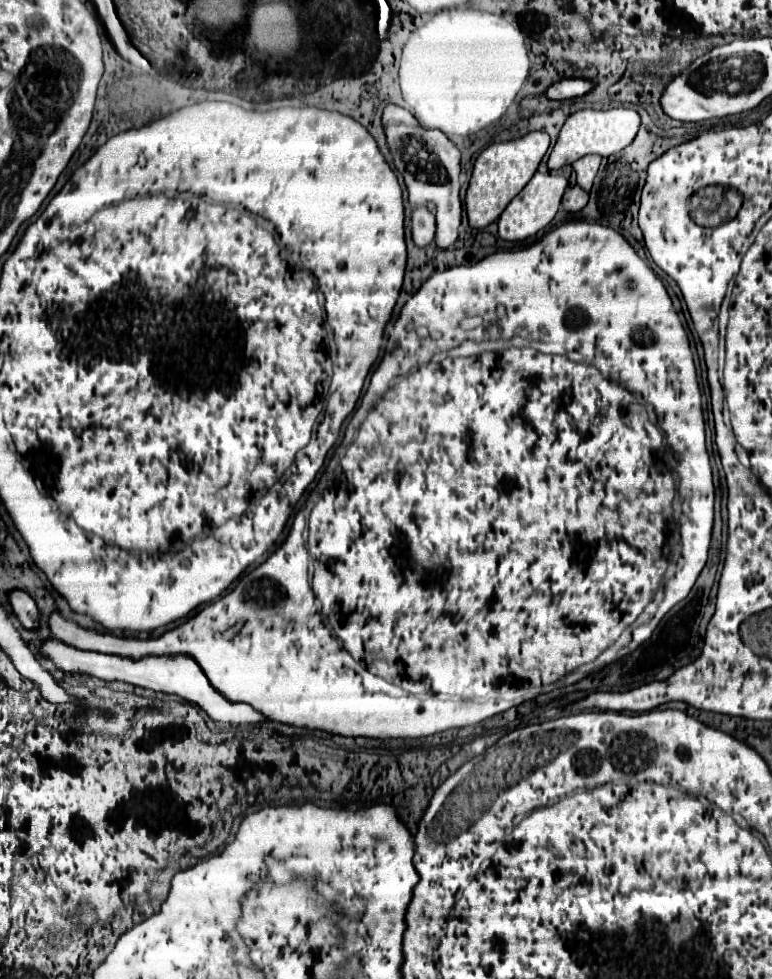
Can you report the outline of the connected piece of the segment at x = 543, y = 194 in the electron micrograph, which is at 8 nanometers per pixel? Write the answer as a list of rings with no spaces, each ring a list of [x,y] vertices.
[[[537,172],[529,180],[529,184],[509,202],[505,212],[499,216],[499,236],[503,240],[523,240],[523,238],[537,234],[541,228],[545,228],[555,218],[567,186],[569,186],[567,178],[559,174],[539,174]]]

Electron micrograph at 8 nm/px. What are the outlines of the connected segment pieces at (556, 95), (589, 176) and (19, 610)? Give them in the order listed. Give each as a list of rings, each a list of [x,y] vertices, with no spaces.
[[[565,78],[565,80],[559,80],[553,86],[549,86],[545,90],[545,98],[547,100],[575,98],[575,96],[583,96],[591,88],[593,88],[593,84],[589,80],[583,80],[583,78]]]
[[[589,154],[589,156],[583,156],[583,158],[579,158],[577,162],[573,162],[573,168],[575,168],[575,172],[577,172],[577,184],[579,184],[585,192],[591,190],[599,166],[601,166],[601,156],[597,156],[597,154]]]
[[[11,590],[7,596],[9,596],[9,604],[11,604],[11,610],[17,616],[17,620],[27,630],[37,628],[39,626],[39,610],[37,610],[37,604],[33,602],[33,598],[23,590]]]

